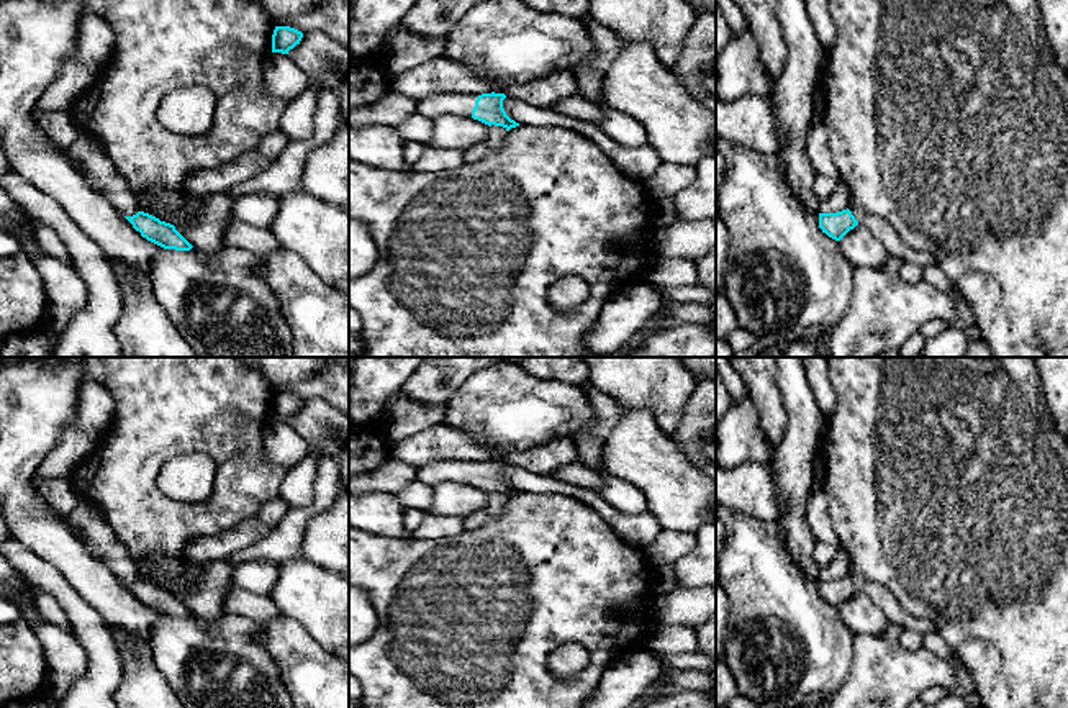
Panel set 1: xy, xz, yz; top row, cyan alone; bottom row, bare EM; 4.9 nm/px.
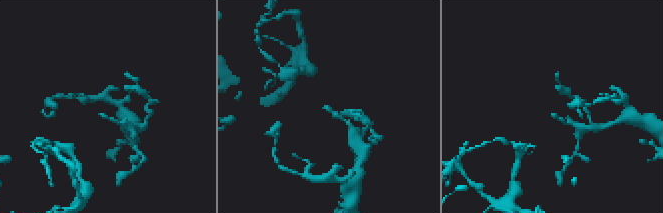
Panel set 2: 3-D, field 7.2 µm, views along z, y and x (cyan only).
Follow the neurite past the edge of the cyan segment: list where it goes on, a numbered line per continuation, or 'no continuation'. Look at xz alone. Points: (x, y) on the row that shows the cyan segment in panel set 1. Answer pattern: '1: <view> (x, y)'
1: xz (433, 105)

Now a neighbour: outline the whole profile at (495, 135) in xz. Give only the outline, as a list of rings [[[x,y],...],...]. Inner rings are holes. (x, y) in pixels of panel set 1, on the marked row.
[[[495,125],[488,126],[488,131],[483,141],[462,151],[465,164],[478,162],[488,154],[498,151],[503,146],[506,133],[508,131],[503,126],[495,126]]]

